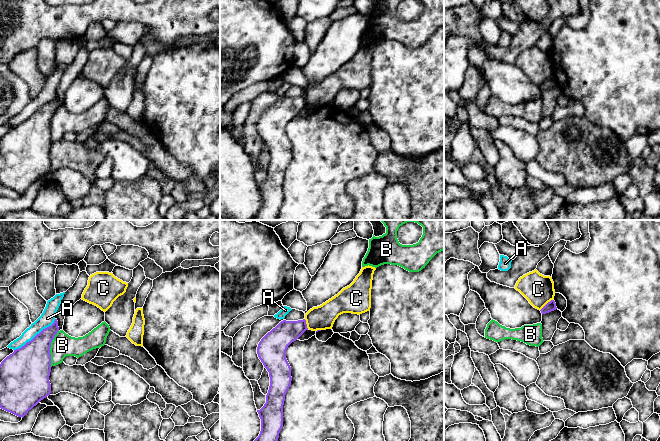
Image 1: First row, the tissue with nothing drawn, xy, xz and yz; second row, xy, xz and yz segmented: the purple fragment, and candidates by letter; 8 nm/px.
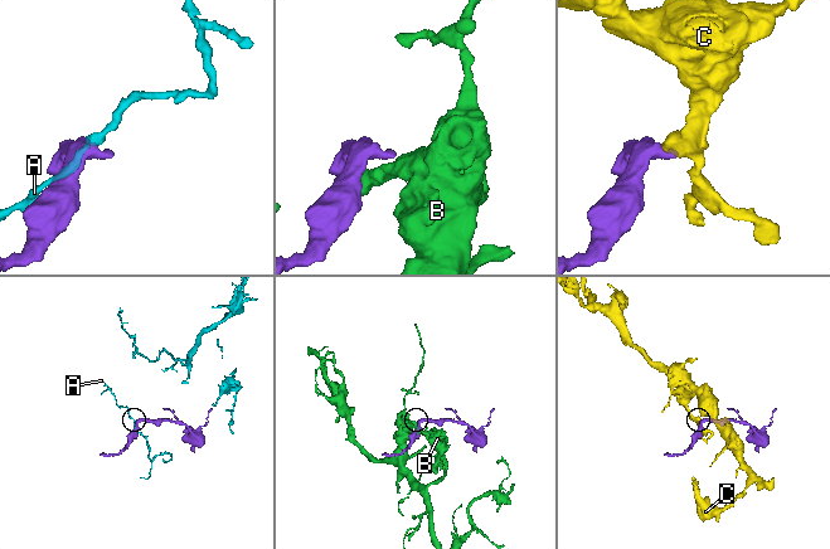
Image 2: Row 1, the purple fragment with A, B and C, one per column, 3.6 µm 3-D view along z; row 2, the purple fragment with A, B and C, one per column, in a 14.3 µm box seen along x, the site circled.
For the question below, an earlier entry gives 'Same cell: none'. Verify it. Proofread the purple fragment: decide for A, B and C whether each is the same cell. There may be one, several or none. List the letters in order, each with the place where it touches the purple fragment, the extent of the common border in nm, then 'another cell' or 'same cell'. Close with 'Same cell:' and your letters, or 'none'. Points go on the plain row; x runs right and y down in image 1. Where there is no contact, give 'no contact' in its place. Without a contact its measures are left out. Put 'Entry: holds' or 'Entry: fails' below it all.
A: contact xy (36, 111); length 420 nm; another cell
B: contact xy (49, 124); length 300 nm; another cell
C: contact yz (546, 80); length 140 nm; another cell
Same cell: none
Entry: holds

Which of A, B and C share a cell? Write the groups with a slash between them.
A / B / C

